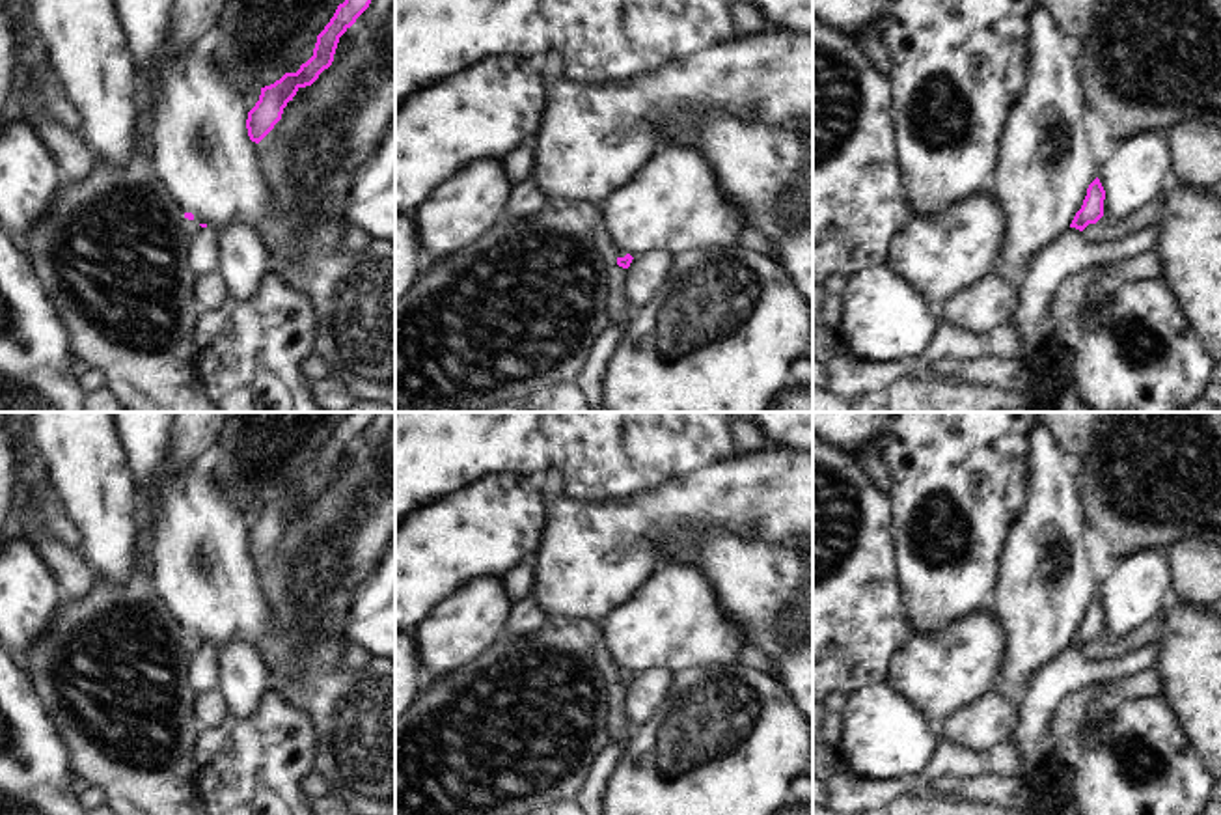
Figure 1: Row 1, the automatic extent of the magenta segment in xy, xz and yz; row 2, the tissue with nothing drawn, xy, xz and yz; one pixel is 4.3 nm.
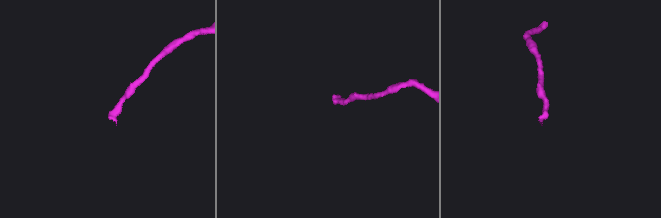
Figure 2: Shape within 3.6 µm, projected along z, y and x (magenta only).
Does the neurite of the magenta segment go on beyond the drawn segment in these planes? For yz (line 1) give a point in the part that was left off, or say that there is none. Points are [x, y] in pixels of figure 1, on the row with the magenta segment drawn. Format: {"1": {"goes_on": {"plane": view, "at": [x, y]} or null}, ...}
{"1": {"goes_on": {"plane": "yz", "at": [1070, 252]}}}

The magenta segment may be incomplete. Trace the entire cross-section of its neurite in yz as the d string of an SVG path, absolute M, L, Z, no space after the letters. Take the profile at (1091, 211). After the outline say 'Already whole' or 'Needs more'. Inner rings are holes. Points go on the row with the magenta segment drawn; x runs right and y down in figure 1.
M1096 177L1076 213L1070 228L1042 248L1031 261L1020 280L1020 304L1010 321L1018 323L1027 345L1025 362L1046 345L1055 334L1057 317L1050 313L1050 302L1066 276L1081 269L1113 265L1137 254L1152 254L1156 244L1156 228L1137 235L1122 237L1113 242L1089 242L1081 231L1104 216L1105 190Z. Needs more

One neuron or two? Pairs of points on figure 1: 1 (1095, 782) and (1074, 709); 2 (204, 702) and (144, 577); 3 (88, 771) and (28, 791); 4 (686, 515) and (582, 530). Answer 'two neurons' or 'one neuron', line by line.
1: two neurons
2: two neurons
3: two neurons
4: one neuron

